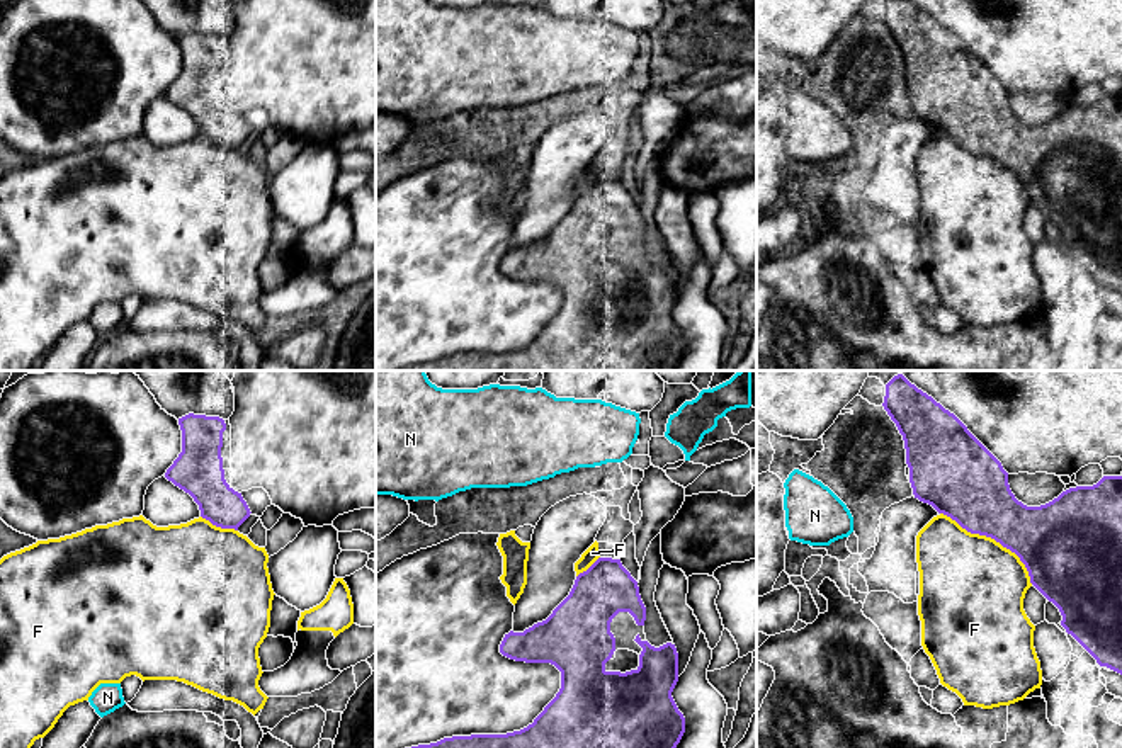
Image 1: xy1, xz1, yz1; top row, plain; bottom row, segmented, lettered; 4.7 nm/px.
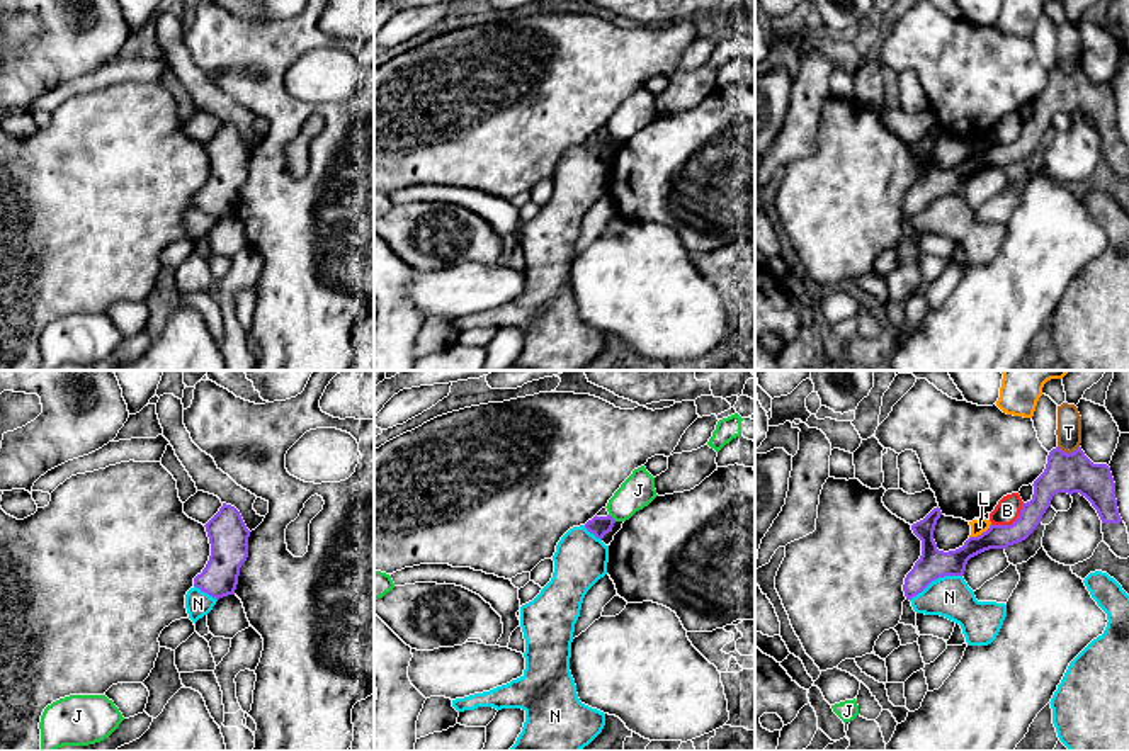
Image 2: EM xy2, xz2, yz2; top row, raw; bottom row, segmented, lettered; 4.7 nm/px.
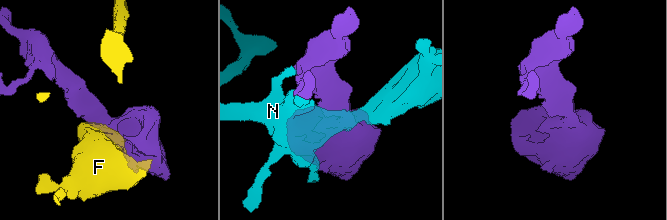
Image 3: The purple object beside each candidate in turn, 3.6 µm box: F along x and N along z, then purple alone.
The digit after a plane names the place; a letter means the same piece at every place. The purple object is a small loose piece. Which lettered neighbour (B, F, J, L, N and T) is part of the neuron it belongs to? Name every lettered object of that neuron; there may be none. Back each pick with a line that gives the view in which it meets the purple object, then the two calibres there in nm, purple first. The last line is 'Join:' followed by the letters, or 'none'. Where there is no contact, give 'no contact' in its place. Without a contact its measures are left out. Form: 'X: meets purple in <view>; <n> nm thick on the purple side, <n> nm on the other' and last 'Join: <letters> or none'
F: meets purple in yz1; 340 nm thick on the purple side, 480 nm on the other
Join: F

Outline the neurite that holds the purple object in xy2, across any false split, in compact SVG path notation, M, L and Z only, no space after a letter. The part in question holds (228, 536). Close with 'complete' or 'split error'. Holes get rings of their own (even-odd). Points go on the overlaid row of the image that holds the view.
M226 503L204 527L211 556L202 573L194 578L194 586L219 600L235 595L240 567L248 557L250 530L240 511Z; complete

